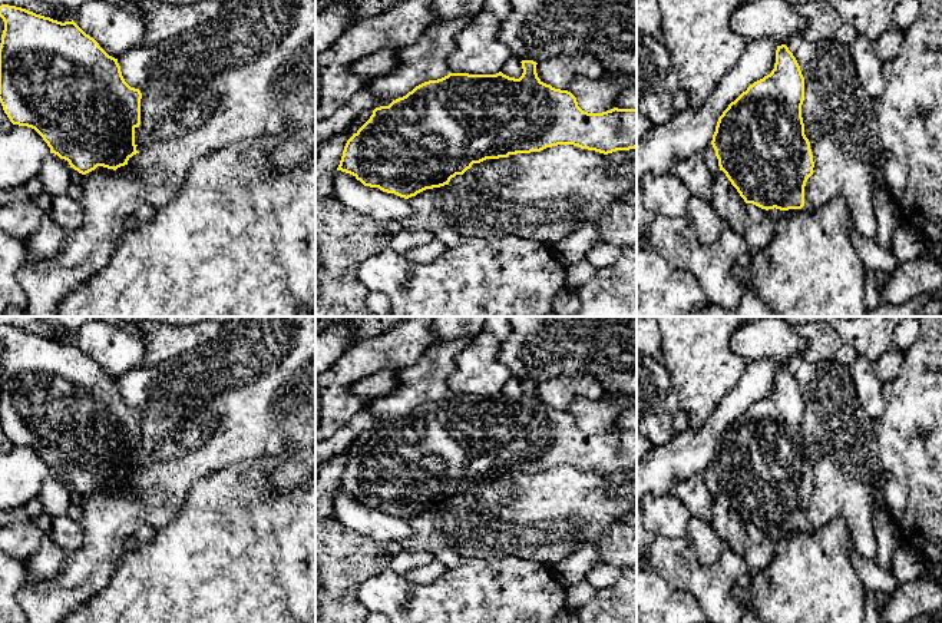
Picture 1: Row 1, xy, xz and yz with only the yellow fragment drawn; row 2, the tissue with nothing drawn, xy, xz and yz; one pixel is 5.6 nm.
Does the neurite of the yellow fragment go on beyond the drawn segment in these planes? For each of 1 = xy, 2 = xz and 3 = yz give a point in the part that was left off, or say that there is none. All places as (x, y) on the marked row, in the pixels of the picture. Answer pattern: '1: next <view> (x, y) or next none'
1: next none
2: next none
3: next none

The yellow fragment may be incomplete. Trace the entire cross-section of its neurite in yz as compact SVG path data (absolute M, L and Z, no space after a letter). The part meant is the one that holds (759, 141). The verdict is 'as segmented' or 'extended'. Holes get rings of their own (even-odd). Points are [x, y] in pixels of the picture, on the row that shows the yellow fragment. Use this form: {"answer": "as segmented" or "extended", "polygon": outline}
{"answer": "as segmented", "polygon": "M786 44L777 46L770 74L754 82L718 117L711 145L720 170L725 173L746 203L761 209L801 209L804 186L813 175L813 155L804 135L801 105L804 77Z"}

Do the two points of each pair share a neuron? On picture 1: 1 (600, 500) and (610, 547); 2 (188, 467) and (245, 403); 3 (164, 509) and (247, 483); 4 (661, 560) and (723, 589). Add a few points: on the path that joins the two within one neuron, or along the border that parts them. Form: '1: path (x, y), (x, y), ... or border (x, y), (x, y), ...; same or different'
1: border (621, 522), (611, 523), (594, 544); different
2: path (205, 450), (231, 428), (231, 420); same
3: border (205, 477), (192, 486), (182, 509), (161, 527); different
4: path (677, 563), (691, 577), (707, 585); same

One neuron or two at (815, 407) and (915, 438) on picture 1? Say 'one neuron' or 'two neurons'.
two neurons

